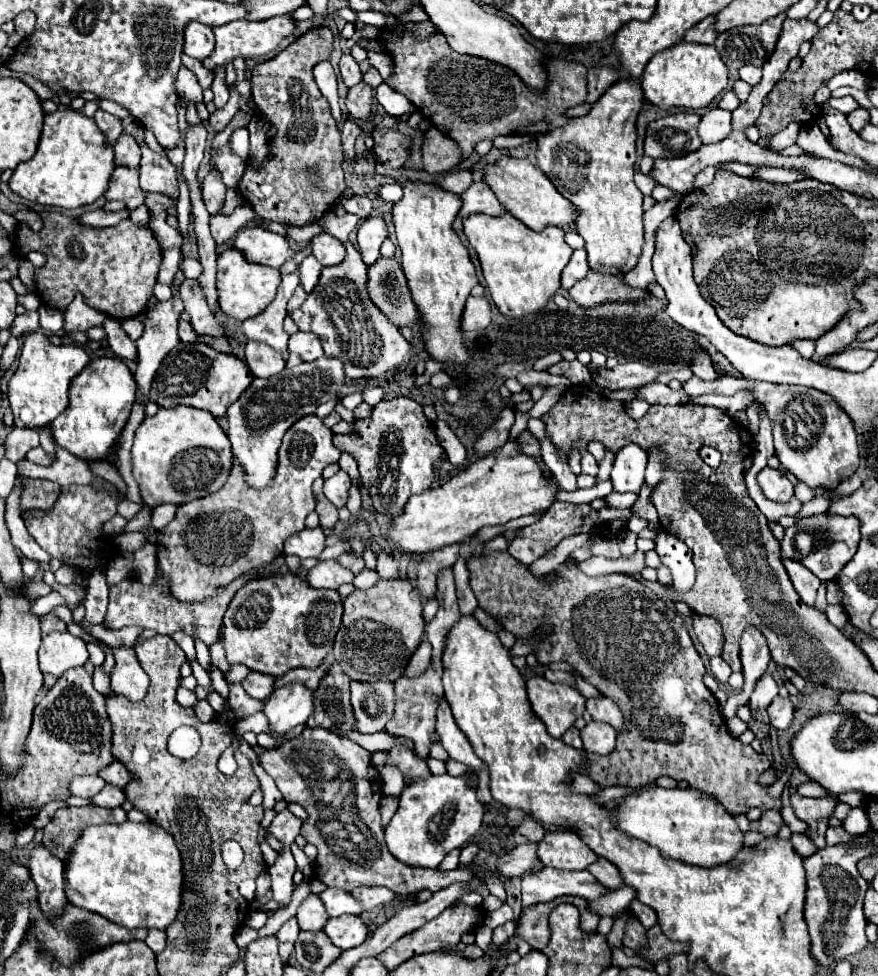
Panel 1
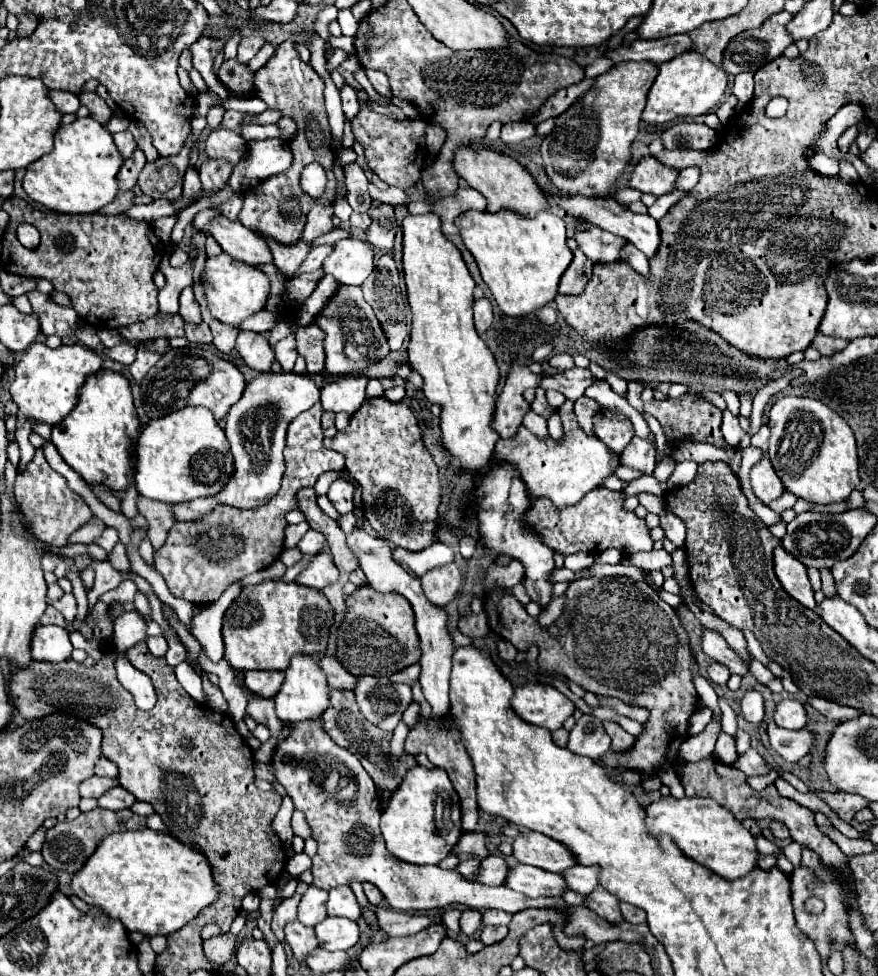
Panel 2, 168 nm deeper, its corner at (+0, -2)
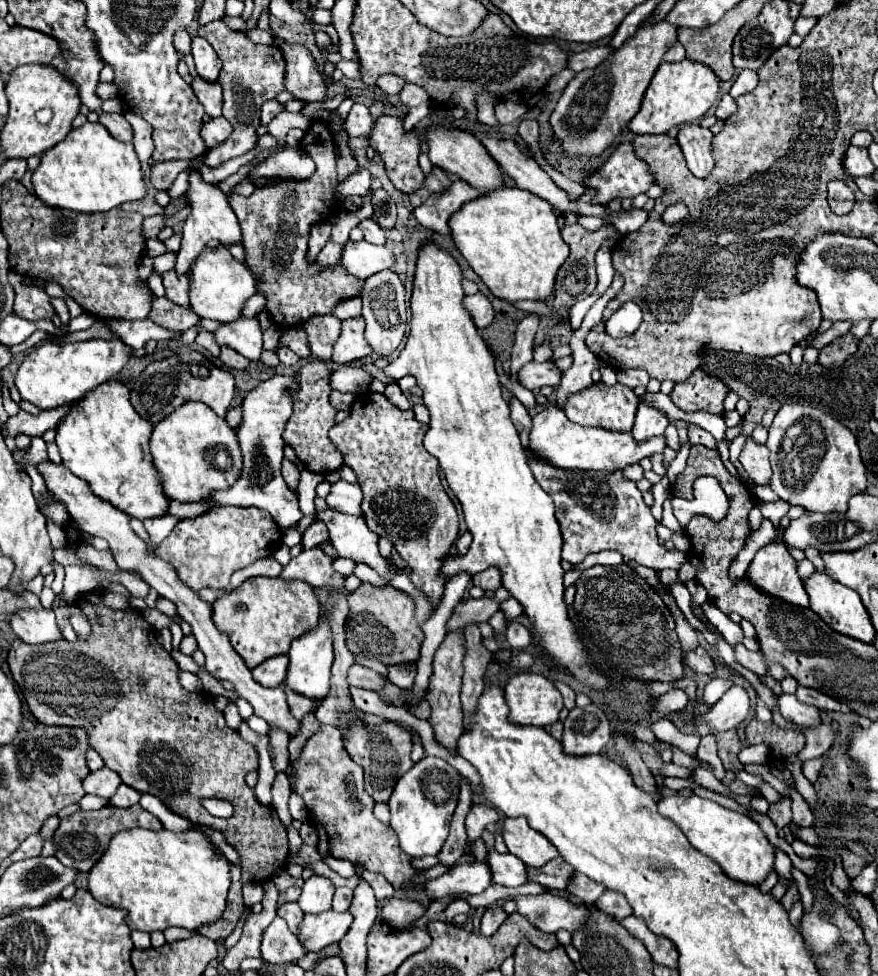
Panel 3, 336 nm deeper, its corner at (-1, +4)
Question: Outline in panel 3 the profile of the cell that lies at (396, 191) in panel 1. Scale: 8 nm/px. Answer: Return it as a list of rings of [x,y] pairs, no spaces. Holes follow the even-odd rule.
[[[457,180],[445,192],[431,194],[431,198],[427,198],[427,202],[417,206],[413,210],[413,214],[421,226],[429,228],[431,232],[449,236],[451,230],[449,230],[447,222],[449,222],[451,214],[457,212],[465,202],[477,200],[477,198],[479,198],[479,192],[473,186]]]

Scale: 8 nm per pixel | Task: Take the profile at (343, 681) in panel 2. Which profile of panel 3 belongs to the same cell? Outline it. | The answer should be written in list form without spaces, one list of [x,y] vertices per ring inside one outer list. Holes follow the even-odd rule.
[[[353,664],[347,674],[347,684],[355,686],[355,688],[367,688],[367,690],[379,692],[381,686],[385,684],[385,678],[361,664]]]

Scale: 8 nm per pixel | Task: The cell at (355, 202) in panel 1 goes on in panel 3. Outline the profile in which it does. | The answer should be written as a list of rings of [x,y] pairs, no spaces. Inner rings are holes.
[[[365,218],[365,220],[361,220],[361,222],[359,222],[359,228],[363,230],[367,242],[371,242],[371,244],[385,244],[385,240],[387,240],[385,230],[383,230],[373,218]]]

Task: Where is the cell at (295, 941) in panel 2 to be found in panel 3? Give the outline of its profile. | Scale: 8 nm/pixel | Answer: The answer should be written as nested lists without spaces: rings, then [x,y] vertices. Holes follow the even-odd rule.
[[[289,902],[289,904],[283,904],[283,906],[279,906],[277,908],[277,914],[287,922],[287,926],[289,926],[289,930],[293,932],[293,934],[299,934],[299,926],[301,926],[301,922],[303,922],[303,910],[299,908],[299,904],[297,902]]]

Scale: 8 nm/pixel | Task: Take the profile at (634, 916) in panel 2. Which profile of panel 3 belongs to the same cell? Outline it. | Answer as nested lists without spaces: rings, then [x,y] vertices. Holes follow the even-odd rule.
[[[607,890],[603,894],[603,898],[599,898],[599,902],[595,906],[601,912],[605,912],[605,914],[609,914],[613,918],[619,918],[619,920],[633,914],[633,908],[629,906],[627,898],[623,894],[619,894],[619,892],[613,892],[613,890]]]

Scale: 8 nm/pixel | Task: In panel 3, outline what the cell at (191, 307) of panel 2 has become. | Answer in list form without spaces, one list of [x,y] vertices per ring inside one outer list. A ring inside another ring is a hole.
[[[175,270],[163,274],[163,286],[167,290],[167,298],[183,308],[191,308],[189,304],[189,278],[177,276]]]

